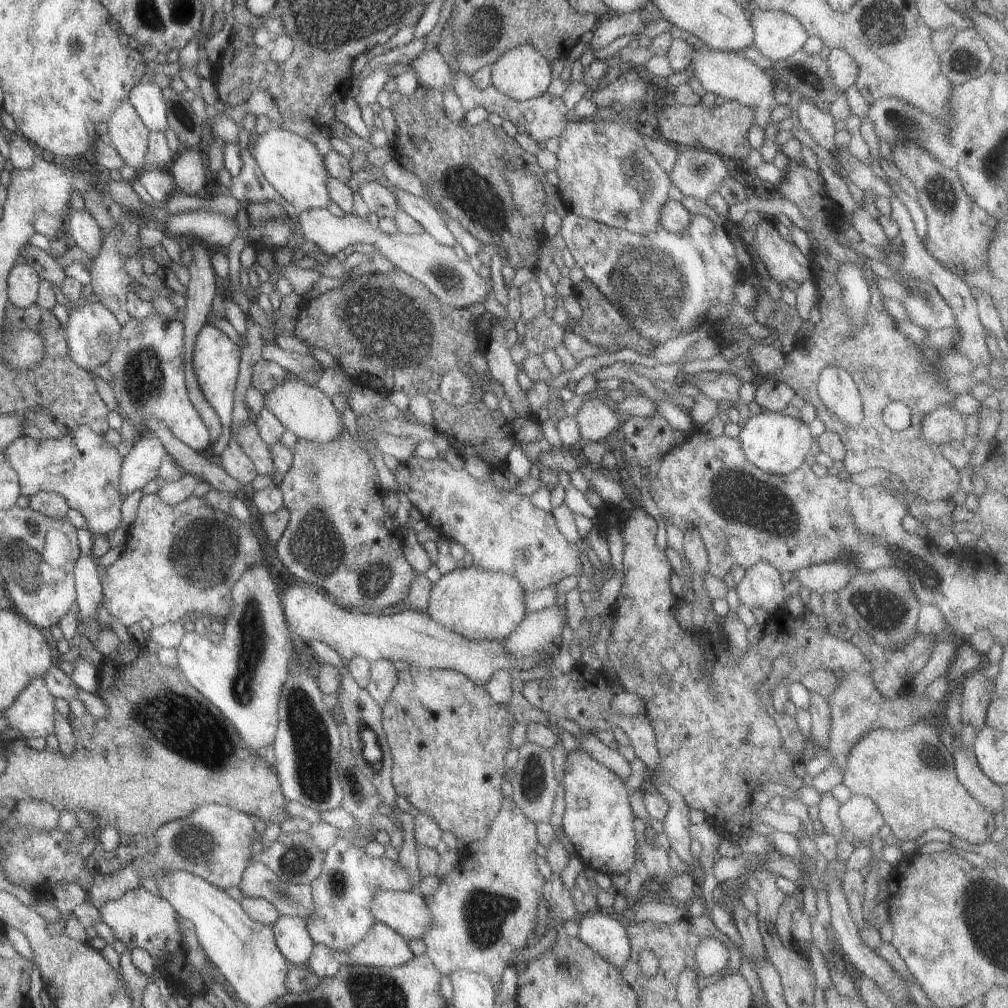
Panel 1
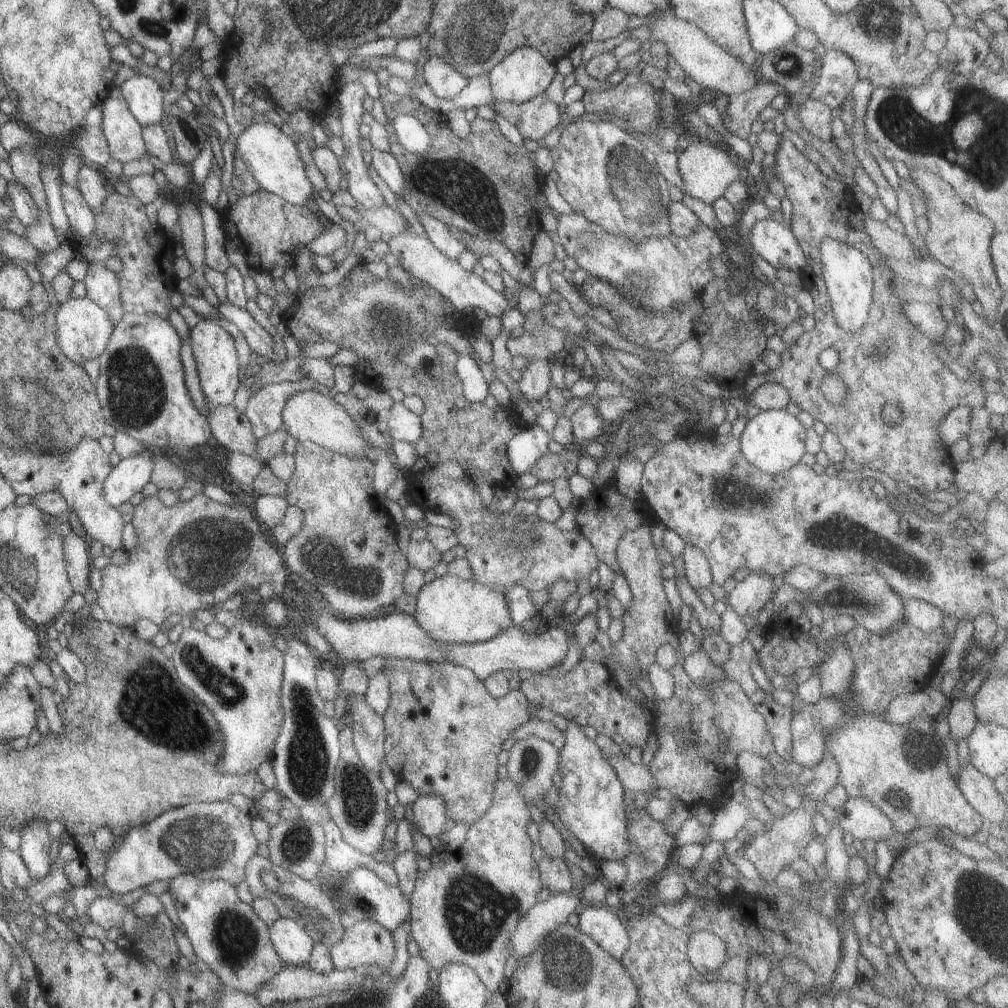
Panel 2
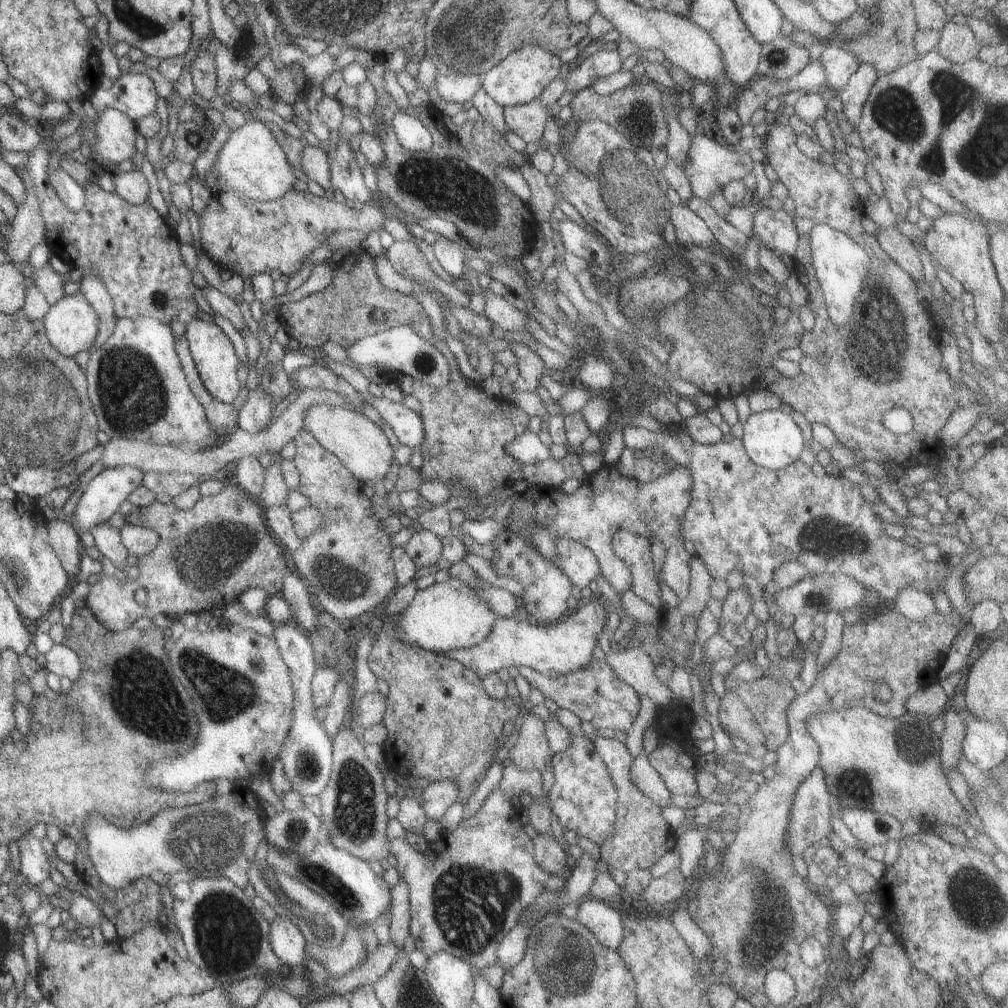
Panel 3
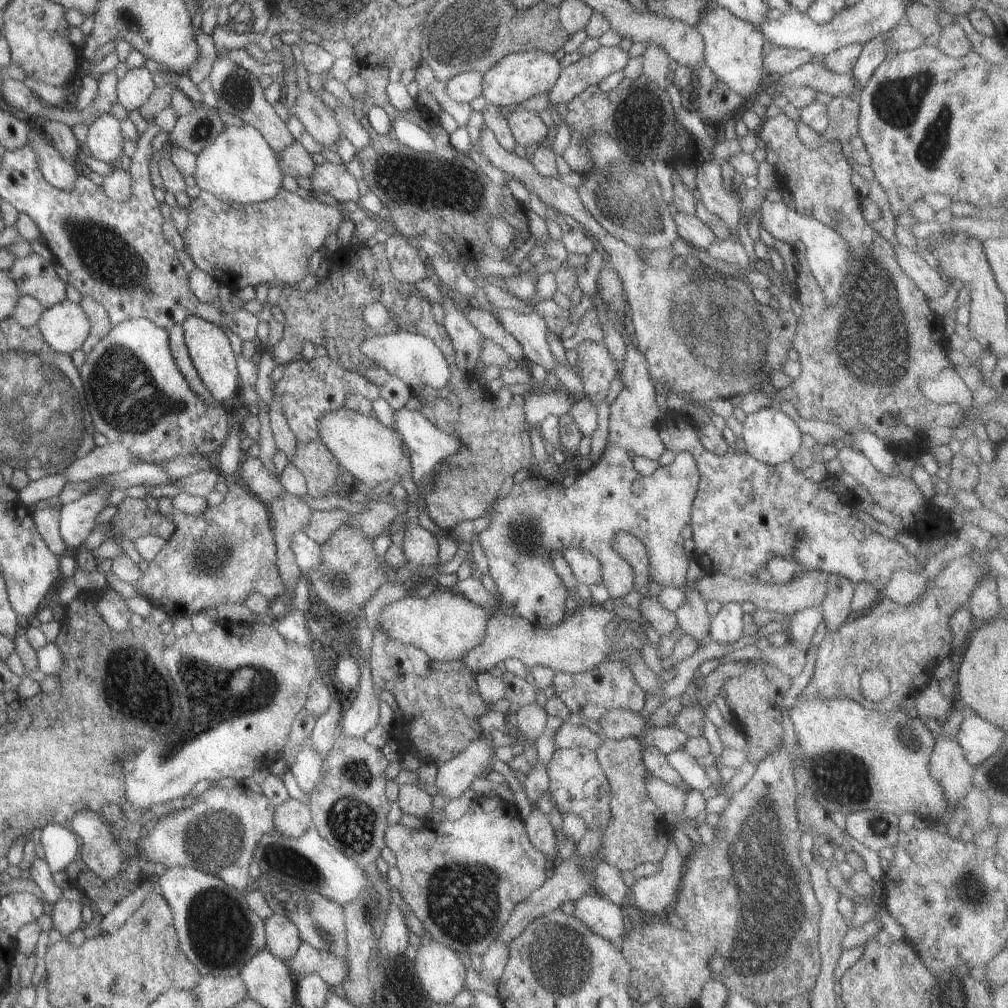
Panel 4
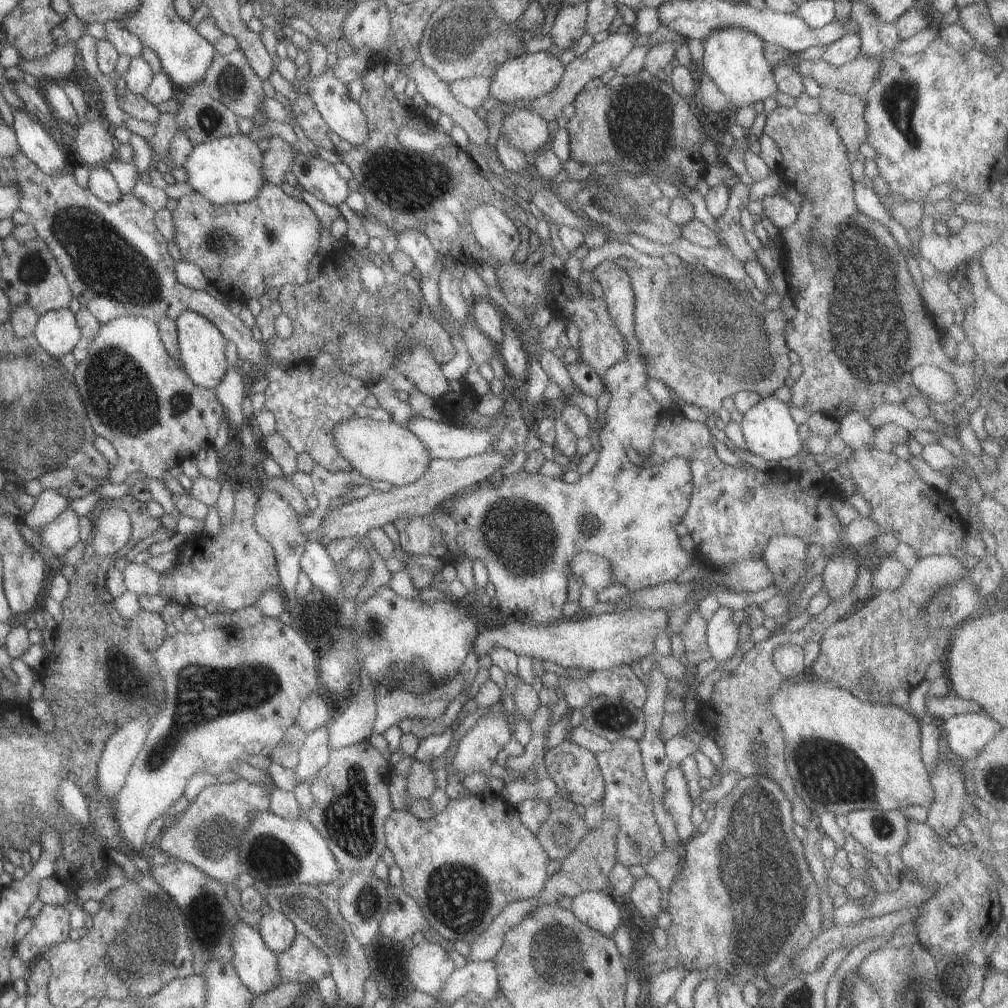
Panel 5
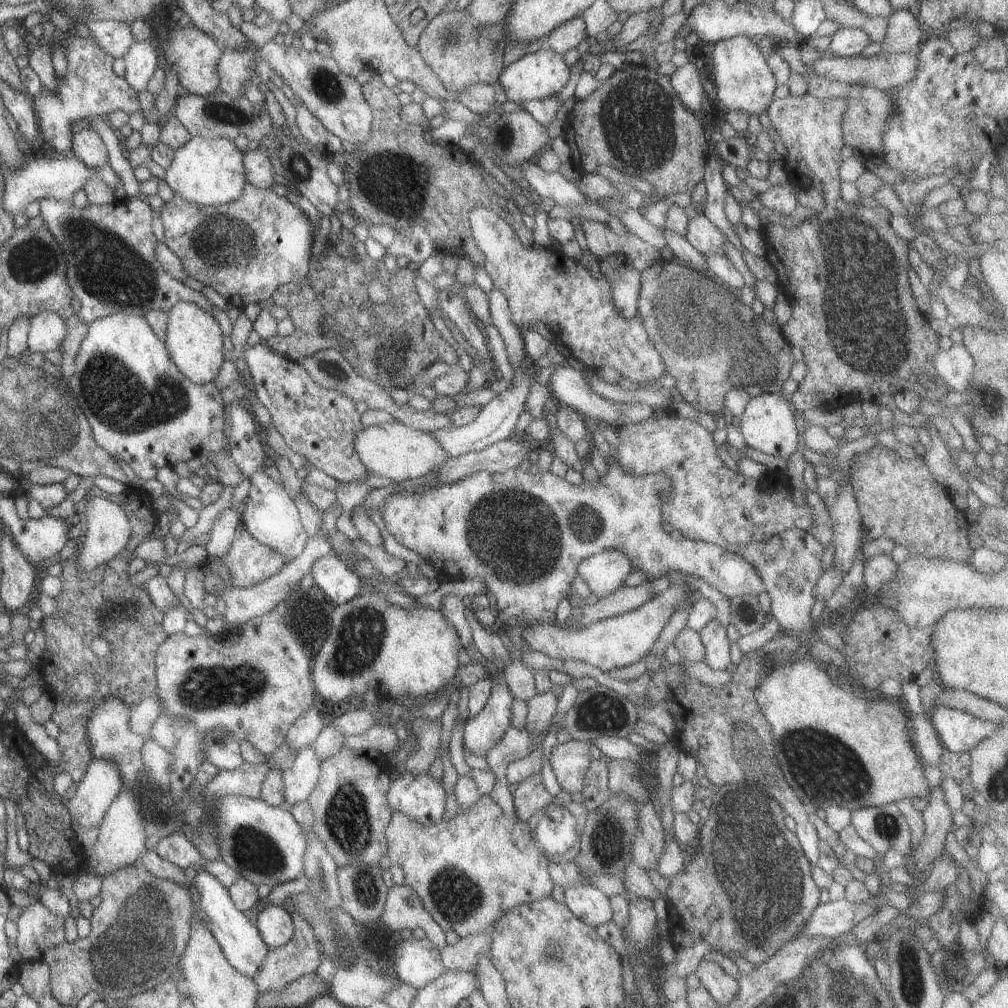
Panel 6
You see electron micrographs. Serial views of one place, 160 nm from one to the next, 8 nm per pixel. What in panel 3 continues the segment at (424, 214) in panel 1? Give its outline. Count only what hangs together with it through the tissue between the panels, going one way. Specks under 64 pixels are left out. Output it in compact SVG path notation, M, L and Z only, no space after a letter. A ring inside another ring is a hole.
M437 235L437 239L430 245L433 249L435 260L439 264L441 274L447 279L461 278L464 257L469 254L463 252L463 243L461 241L451 242L446 238Z

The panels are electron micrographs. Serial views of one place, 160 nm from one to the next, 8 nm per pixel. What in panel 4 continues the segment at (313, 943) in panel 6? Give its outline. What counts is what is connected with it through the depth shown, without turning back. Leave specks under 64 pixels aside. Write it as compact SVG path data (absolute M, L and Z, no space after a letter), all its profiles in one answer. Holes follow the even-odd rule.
M301 942L295 954L285 962L288 972L301 978L307 974L317 974L327 986L341 985L346 978L346 960L339 960L329 954Z

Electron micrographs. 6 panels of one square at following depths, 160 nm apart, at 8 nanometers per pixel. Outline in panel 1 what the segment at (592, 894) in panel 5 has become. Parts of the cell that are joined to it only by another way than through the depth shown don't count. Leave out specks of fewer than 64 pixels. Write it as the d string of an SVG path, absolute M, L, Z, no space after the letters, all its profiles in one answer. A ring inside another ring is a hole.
M598 910L585 914L577 923L579 929L576 938L595 950L606 964L621 970L630 950L625 928Z

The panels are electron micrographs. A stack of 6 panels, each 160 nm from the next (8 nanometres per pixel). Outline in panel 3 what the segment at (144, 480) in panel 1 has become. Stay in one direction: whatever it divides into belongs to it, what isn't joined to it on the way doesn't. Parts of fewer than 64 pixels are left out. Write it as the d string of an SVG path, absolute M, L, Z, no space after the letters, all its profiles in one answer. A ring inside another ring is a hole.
M121 466L103 469L95 478L91 478L83 494L81 494L74 510L67 515L67 524L75 530L75 534L89 532L91 528L106 522L137 486L141 485L143 472L131 466Z

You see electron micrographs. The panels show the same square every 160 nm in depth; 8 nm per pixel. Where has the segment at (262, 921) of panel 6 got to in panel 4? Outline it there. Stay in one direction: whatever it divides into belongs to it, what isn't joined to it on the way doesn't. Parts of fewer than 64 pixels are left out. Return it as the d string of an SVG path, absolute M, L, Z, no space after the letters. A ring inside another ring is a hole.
M272 913L263 920L264 949L272 956L287 961L301 944L298 932L285 916Z

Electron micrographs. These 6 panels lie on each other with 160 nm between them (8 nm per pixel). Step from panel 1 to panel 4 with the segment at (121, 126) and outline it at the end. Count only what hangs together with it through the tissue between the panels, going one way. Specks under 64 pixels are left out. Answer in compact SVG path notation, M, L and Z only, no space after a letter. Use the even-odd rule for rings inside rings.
M109 112L100 114L87 126L87 136L85 142L79 145L79 150L107 165L116 166L125 142L120 130L120 120Z

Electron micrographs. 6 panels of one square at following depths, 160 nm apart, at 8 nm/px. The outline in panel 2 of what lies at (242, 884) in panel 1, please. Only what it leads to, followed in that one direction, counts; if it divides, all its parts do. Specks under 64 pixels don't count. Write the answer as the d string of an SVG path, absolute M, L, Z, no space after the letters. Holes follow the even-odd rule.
M254 855L244 867L244 881L254 898L269 900L277 910L278 917L285 917L299 924L312 943L319 943L327 948L337 944L345 930L340 913L314 881L303 880L287 870L270 863L268 858Z

